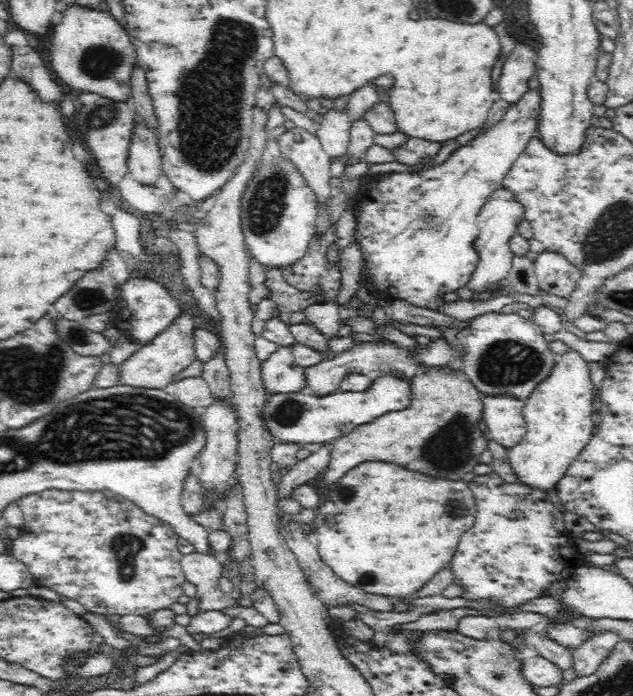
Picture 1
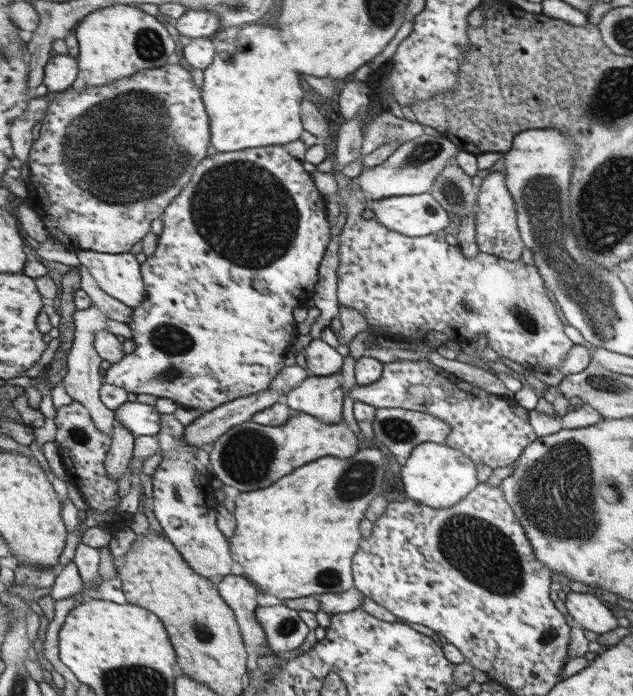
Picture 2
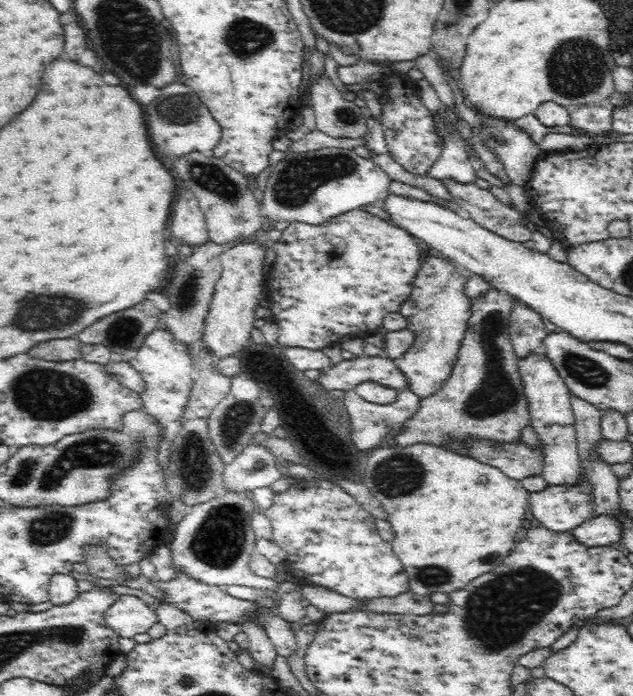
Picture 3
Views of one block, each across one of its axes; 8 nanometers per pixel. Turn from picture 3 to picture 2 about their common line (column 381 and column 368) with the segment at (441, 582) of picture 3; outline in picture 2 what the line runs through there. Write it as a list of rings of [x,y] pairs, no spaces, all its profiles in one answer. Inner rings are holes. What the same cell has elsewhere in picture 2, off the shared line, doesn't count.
[[[368,447],[362,449],[356,456],[351,456],[350,458],[325,456],[321,459],[313,460],[312,463],[296,469],[294,474],[285,476],[284,480],[276,482],[276,484],[270,486],[270,488],[262,488],[258,490],[258,492],[238,492],[236,501],[238,508],[235,514],[236,518],[238,518],[238,529],[236,529],[236,535],[230,538],[234,561],[237,564],[242,564],[242,566],[246,568],[246,570],[244,570],[244,576],[252,583],[255,583],[261,591],[272,594],[283,601],[310,595],[344,592],[350,588],[354,588],[351,570],[352,556],[356,553],[360,536],[362,536],[360,530],[358,530],[358,524],[360,524],[360,520],[364,518],[364,512],[366,512],[366,508],[368,508],[368,502],[370,502],[372,498],[376,498],[378,494],[382,494],[382,478],[384,478],[384,456],[382,456],[382,451],[380,451],[378,447]]]

